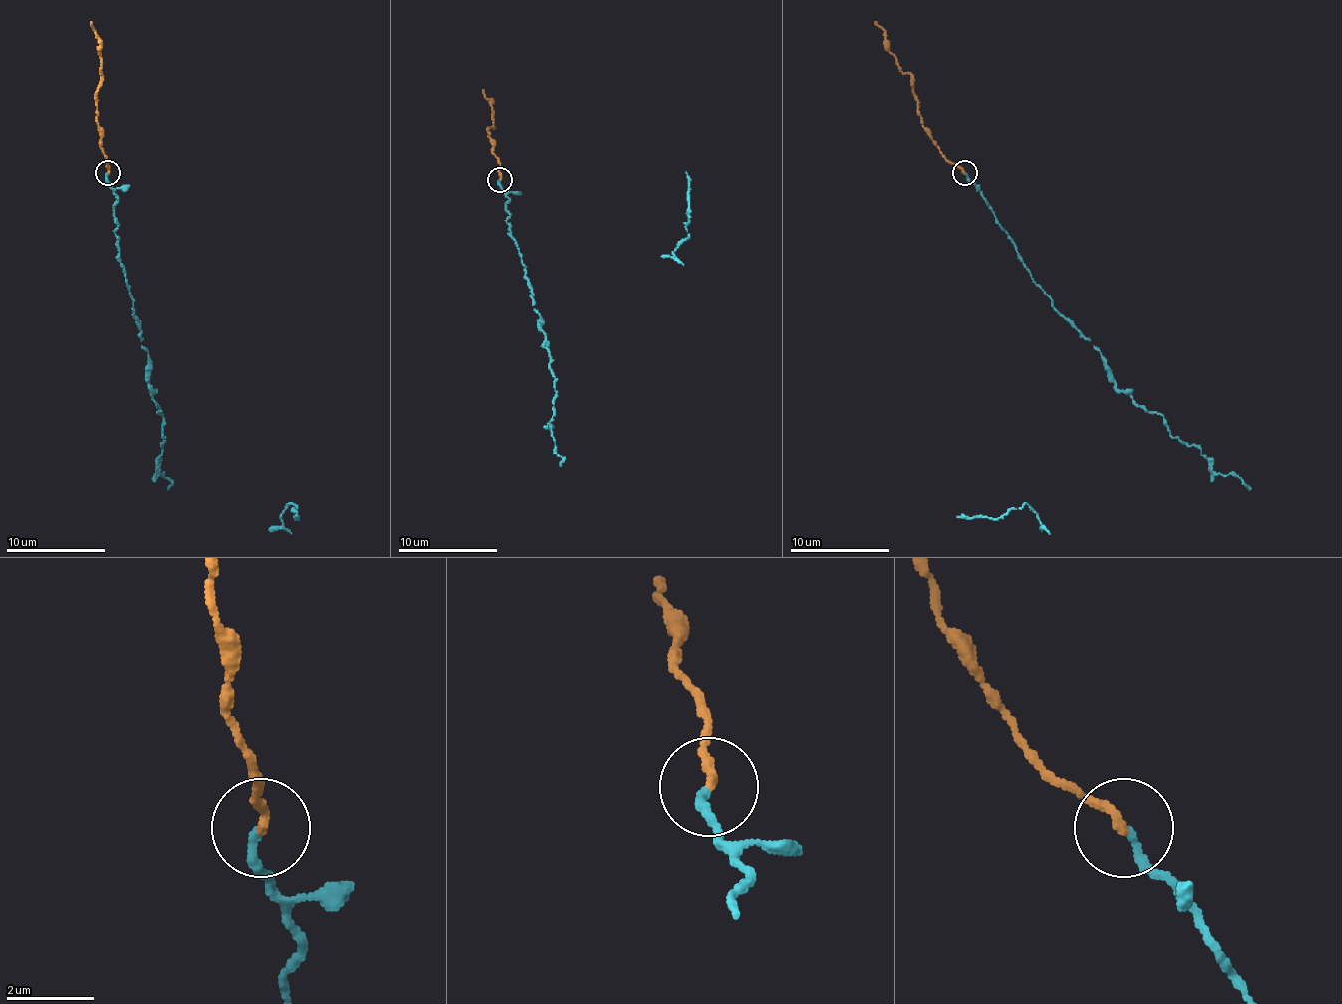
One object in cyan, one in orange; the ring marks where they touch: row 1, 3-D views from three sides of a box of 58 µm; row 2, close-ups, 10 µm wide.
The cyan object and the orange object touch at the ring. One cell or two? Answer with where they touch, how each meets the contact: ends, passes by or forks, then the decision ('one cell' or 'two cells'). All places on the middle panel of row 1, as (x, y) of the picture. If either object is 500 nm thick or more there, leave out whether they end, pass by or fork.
at (500, 179); cyan ends there; orange ends there; one cell

